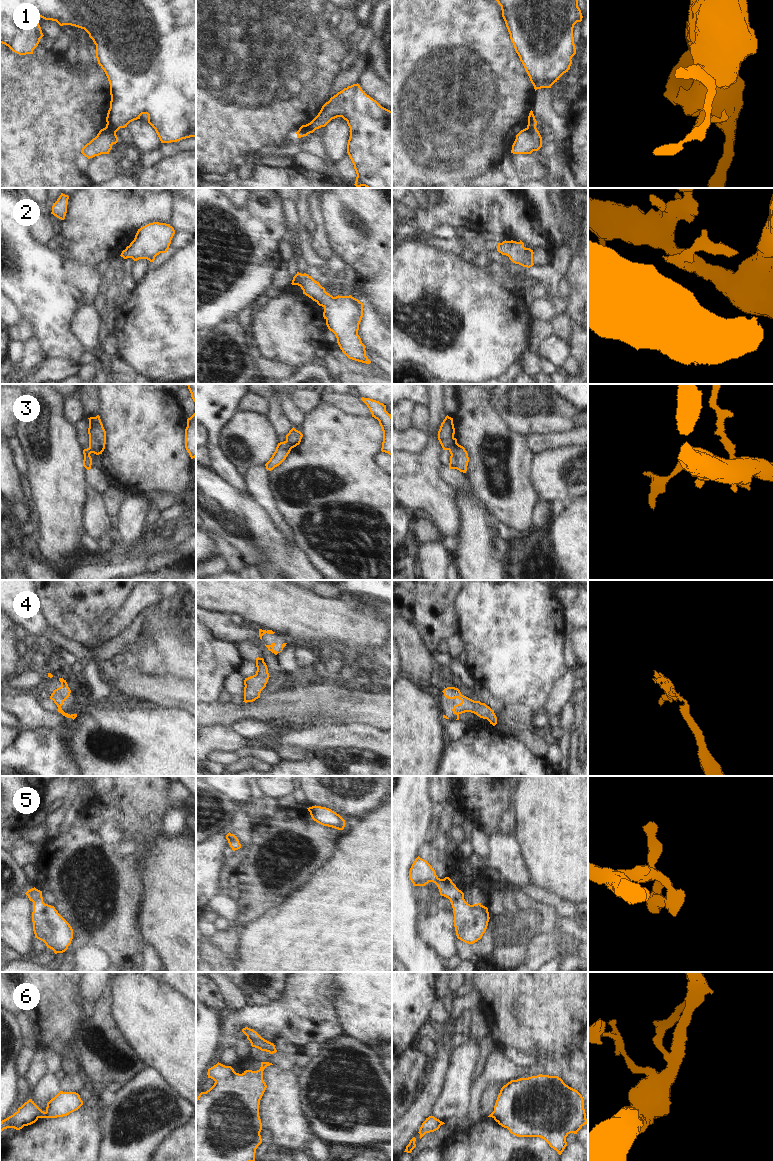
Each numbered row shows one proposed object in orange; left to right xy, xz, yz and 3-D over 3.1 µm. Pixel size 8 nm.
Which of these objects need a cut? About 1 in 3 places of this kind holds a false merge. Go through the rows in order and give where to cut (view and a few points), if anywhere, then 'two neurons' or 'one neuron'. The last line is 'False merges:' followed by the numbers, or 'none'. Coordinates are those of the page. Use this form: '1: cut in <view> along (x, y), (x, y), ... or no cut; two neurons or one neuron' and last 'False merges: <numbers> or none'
1: cut in xy along (106, 126), (115, 132); two neurons
2: no cut; one neuron
3: cut in yz along (456, 441), (449, 450); two neurons
4: no cut; one neuron
5: no cut; one neuron
6: no cut; one neuron
False merges: 1, 3

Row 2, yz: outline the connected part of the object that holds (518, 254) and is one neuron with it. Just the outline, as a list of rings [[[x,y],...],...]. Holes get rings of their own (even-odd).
[[[505,240],[502,243],[498,243],[497,251],[502,255],[508,256],[509,259],[515,264],[519,264],[527,268],[534,265],[533,250],[525,248],[524,243],[521,240],[519,242]]]

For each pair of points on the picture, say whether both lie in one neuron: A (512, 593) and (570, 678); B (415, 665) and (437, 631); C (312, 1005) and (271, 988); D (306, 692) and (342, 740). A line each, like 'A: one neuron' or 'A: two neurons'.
A: two neurons
B: two neurons
C: two neurons
D: two neurons

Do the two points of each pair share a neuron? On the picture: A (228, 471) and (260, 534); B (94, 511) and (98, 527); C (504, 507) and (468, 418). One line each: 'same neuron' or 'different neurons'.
A: different neurons
B: same neuron
C: same neuron

